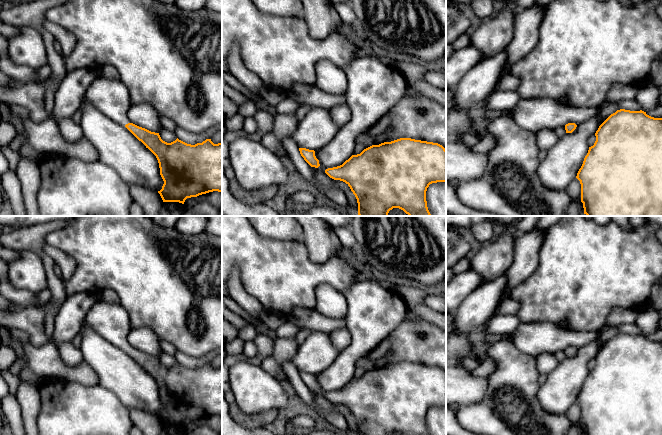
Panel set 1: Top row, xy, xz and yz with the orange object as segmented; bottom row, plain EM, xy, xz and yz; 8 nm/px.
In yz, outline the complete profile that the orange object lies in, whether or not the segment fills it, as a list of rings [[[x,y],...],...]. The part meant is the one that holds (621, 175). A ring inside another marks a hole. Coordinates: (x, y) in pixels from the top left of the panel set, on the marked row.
[[[620,109],[611,114],[599,126],[595,136],[596,141],[593,146],[589,147],[576,176],[581,184],[581,202],[583,203],[584,214],[587,216],[662,216],[662,118],[651,117],[642,110]]]

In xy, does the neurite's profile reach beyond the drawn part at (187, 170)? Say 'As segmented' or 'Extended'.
Extended

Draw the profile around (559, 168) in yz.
[[[610,103],[598,116],[558,138],[538,167],[538,177],[543,185],[552,190],[566,190],[576,178],[588,153],[589,136],[596,133],[602,121],[620,109],[618,103]]]

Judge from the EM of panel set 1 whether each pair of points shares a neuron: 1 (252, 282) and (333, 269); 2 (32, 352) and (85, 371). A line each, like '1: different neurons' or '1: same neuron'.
1: same neuron
2: same neuron

